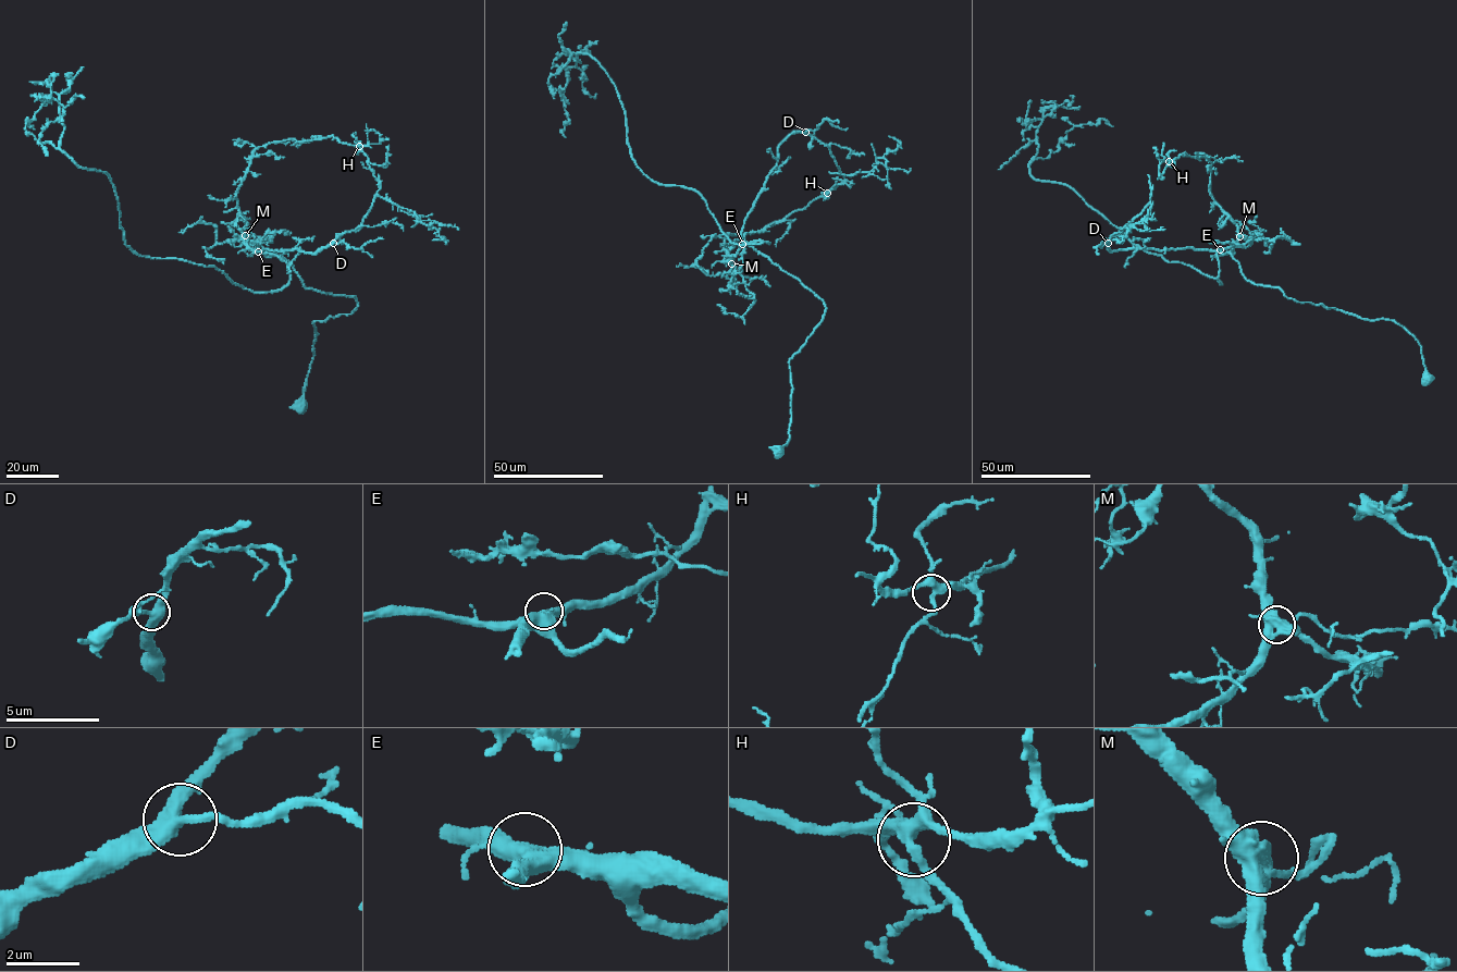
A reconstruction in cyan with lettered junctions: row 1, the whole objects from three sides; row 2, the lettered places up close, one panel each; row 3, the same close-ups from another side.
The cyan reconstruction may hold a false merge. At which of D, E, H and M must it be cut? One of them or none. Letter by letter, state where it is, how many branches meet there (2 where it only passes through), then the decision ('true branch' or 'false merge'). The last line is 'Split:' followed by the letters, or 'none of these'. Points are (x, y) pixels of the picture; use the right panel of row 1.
D: at (1108, 243); 3 branches meet; true branch
E: at (1220, 249); 3 branches meet; true branch
H: at (1169, 161); 4 branches meet; true branch
M: at (1239, 236); 4 branches meet; false merge
Split: M

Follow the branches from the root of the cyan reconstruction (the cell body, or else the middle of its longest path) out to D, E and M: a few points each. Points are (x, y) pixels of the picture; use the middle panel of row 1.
D: (778, 451), (789, 439), (789, 360), (826, 307), (744, 243), (742, 229), (778, 147), (805, 132)
E: (778, 451), (789, 439), (792, 384), (789, 360), (820, 321), (826, 307), (797, 279), (742, 244)
M: (778, 451), (789, 439), (789, 360), (826, 307), (797, 279), (746, 244), (731, 263)

